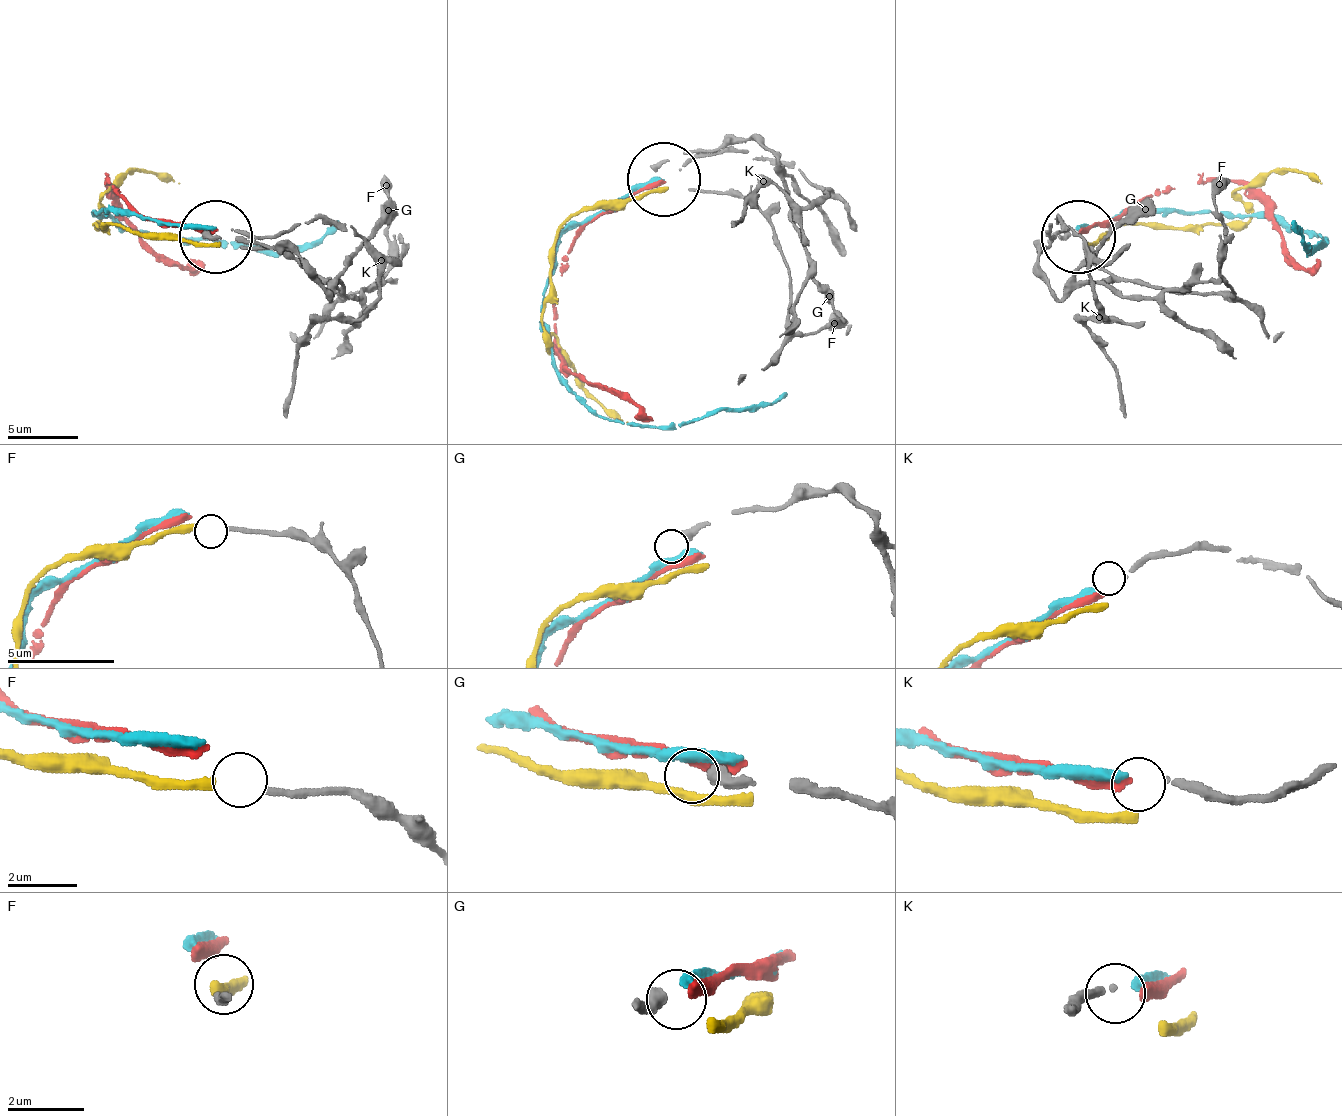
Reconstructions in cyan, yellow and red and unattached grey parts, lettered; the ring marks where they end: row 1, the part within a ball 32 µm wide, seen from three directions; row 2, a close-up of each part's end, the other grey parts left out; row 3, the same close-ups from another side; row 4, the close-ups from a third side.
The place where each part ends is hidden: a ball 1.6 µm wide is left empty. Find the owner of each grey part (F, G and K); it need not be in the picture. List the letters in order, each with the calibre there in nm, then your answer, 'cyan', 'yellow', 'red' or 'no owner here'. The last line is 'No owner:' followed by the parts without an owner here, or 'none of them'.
F: calibre 200 nm; yellow
G: calibre 400 nm; no owner here
K: calibre 190 nm; cyan
No owner: G

